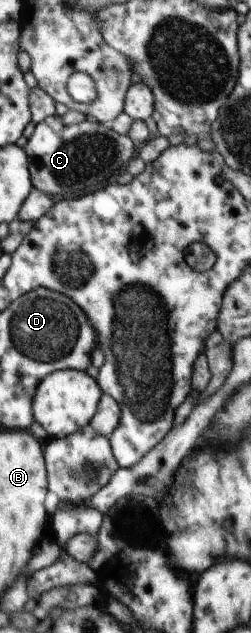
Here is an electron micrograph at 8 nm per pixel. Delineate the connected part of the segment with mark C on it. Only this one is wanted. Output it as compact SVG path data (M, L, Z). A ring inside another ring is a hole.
M52 115L36 124L33 135L27 140L26 150L30 158L33 186L50 196L78 196L102 190L110 183L116 183L120 174L134 156L134 143L130 137L118 134L112 126L98 122L82 121L66 125L62 122L62 116Z

